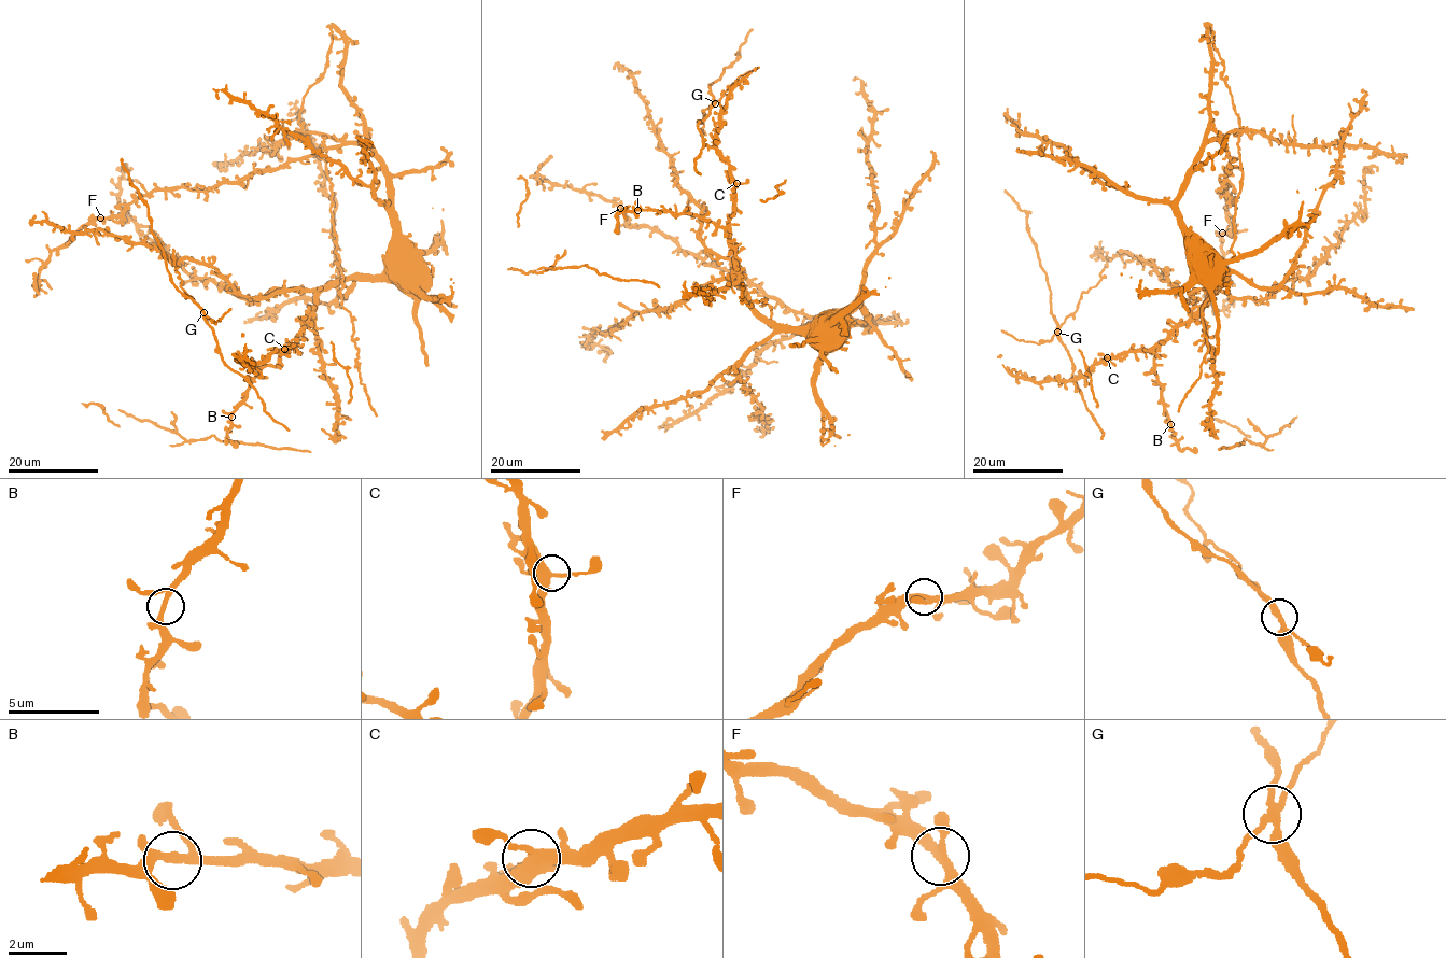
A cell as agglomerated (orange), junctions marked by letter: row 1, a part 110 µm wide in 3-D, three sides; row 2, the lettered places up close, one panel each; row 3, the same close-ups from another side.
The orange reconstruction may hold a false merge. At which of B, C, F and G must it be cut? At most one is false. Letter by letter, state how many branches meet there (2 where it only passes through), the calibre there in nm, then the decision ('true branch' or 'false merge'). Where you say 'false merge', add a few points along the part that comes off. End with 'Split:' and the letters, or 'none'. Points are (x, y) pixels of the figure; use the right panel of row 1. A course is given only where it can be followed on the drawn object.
B: 3 branches meet; 240 nm thick; true branch
C: 4 branches meet; 400 nm thick; true branch
F: 3 branches meet; 280 nm thick; true branch
G: 4 branches meet; 240 nm thick; false merge; foreign part runs (1056, 332), (1076, 310), (1082, 293), (1098, 283), (1105, 268)
Split: G

